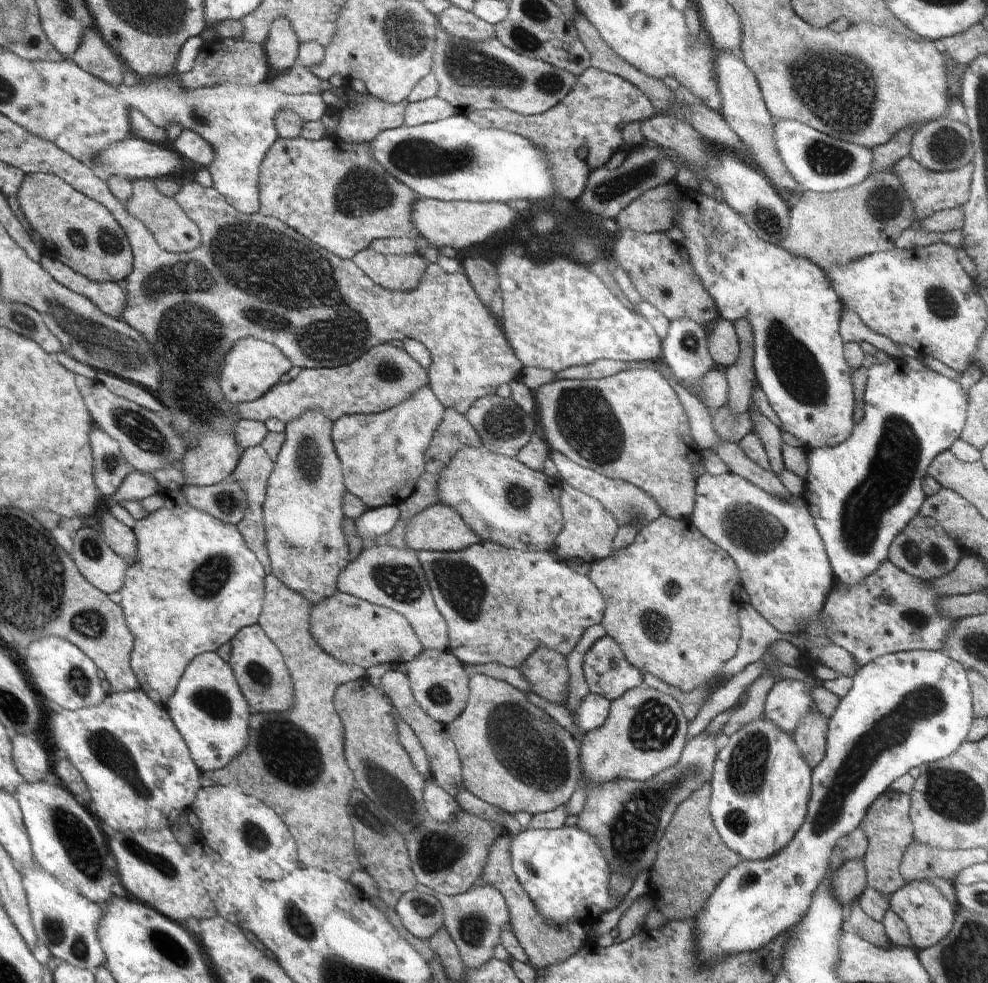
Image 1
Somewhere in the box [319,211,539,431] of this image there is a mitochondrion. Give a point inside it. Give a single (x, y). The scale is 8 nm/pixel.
(390, 371)

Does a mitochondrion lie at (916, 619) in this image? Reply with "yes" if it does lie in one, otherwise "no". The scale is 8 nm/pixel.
yes

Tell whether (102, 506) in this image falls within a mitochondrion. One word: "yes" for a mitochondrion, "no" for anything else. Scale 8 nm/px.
no

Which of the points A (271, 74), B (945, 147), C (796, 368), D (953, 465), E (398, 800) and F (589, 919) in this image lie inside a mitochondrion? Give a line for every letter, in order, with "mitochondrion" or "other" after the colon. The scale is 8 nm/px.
A: other
B: mitochondrion
C: mitochondrion
D: other
E: mitochondrion
F: other

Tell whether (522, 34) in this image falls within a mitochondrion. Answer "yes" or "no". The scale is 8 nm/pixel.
yes

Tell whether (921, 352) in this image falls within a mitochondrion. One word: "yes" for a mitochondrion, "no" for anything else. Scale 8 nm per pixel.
no

